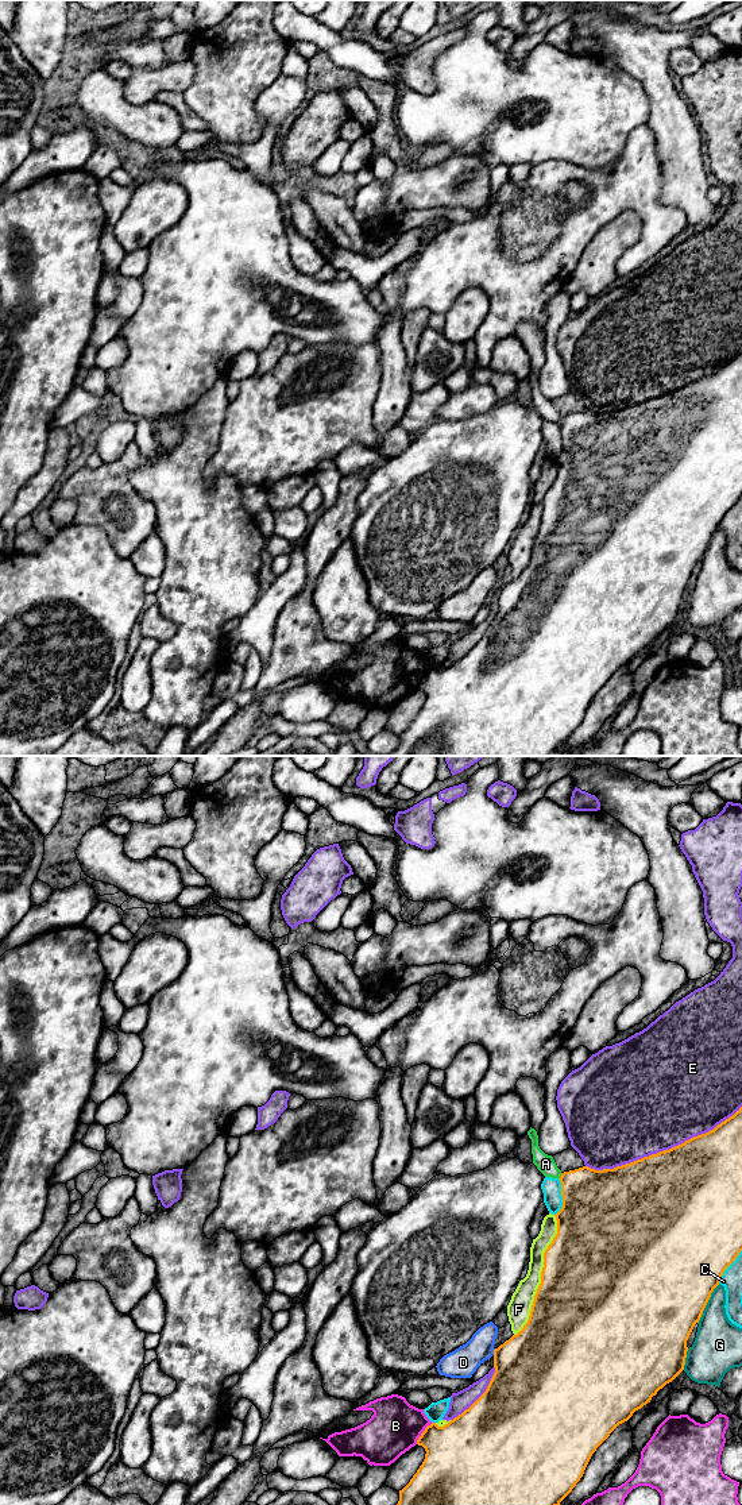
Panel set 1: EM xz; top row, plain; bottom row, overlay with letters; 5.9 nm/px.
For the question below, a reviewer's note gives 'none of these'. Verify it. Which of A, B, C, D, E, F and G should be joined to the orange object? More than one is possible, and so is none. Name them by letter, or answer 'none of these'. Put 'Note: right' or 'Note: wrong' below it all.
A
Note: wrong

